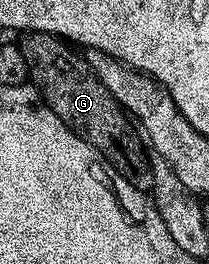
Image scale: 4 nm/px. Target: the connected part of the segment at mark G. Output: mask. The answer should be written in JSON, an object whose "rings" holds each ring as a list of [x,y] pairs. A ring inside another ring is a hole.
{"rings":[[[27,32],[22,40],[25,41],[20,41],[19,50],[25,59],[28,79],[40,92],[45,105],[67,126],[73,125],[75,131],[105,157],[112,171],[123,174],[142,190],[152,189],[151,156],[138,129],[131,123],[130,117],[113,97],[111,90],[99,82],[84,55],[70,47],[61,37],[46,32]]]}

